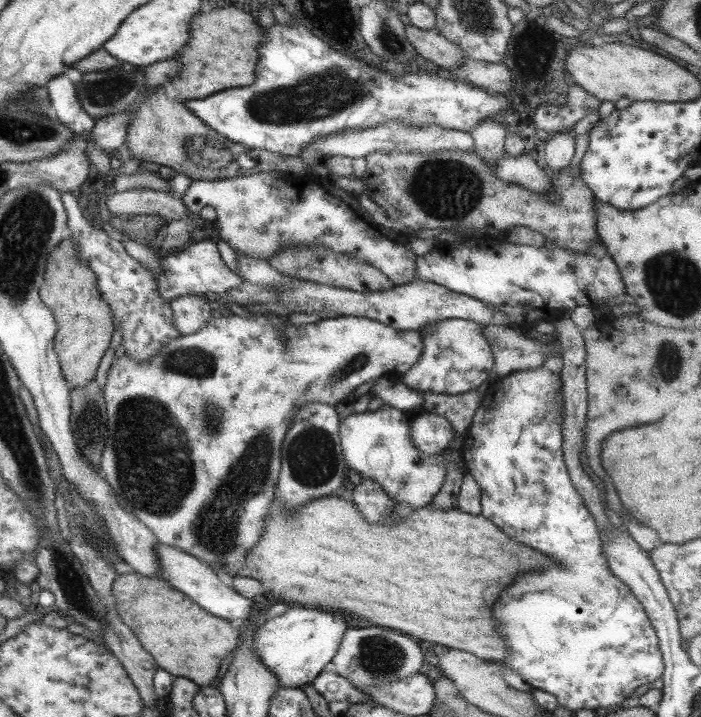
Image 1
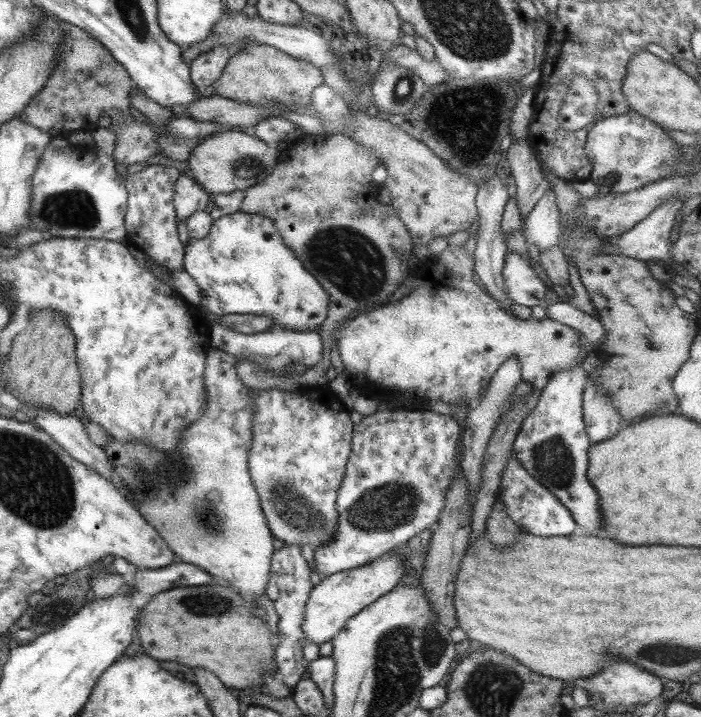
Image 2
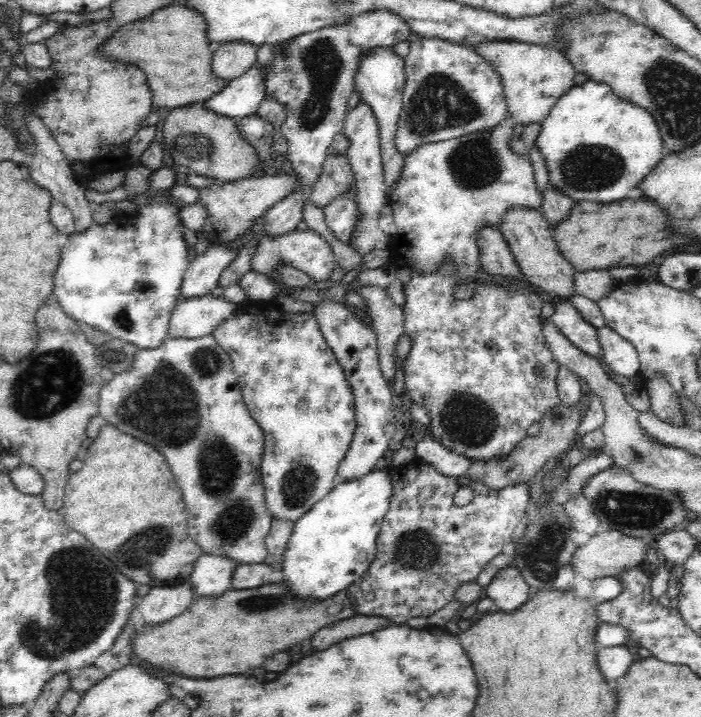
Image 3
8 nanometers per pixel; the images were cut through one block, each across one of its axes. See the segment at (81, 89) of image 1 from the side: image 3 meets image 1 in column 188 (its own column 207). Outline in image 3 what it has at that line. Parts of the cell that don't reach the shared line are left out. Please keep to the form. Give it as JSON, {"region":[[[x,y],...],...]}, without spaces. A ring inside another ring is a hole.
{"region":[[[206,108],[174,109],[164,120],[164,144],[178,164],[216,182],[254,178],[268,171],[264,162],[257,157],[255,147],[239,133],[237,121],[226,116],[217,116]]]}

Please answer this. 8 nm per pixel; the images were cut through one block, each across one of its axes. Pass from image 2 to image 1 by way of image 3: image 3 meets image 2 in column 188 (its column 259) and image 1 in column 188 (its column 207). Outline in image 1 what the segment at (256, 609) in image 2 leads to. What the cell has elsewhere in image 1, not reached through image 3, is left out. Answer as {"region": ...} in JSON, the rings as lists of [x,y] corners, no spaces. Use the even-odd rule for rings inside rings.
{"region":[[[224,313],[219,318],[209,317],[205,325],[197,329],[197,332],[171,339],[159,353],[147,361],[137,364],[135,359],[127,357],[125,353],[121,354],[111,363],[102,390],[105,401],[106,439],[98,470],[99,475],[111,487],[119,506],[145,525],[159,543],[175,547],[184,554],[207,563],[215,571],[221,570],[229,576],[237,576],[236,572],[242,566],[246,553],[259,540],[257,536],[262,534],[261,526],[265,522],[265,517],[269,515],[274,487],[280,471],[281,443],[289,425],[293,422],[293,414],[297,414],[297,410],[305,402],[321,402],[334,406],[348,401],[351,392],[359,384],[369,382],[373,378],[375,380],[381,376],[389,376],[391,379],[403,377],[405,372],[417,362],[423,351],[421,333],[418,330],[397,332],[375,320],[345,315],[323,318],[315,324],[301,326],[290,324],[287,316],[279,317],[280,323],[283,324],[281,337],[279,337],[279,331],[272,328],[271,322],[267,321],[265,314],[251,313],[251,315],[242,316]]]}

